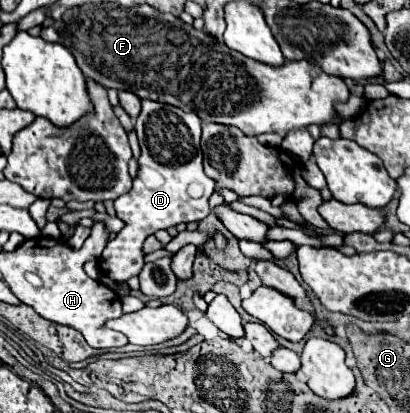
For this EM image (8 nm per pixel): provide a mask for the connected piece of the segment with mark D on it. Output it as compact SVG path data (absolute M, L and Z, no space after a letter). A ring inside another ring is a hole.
M143 100L135 130L141 144L139 174L131 192L115 200L115 212L127 226L105 246L99 260L101 272L115 282L129 280L141 272L145 264L143 242L149 234L179 222L203 220L209 214L207 200L215 192L215 182L203 172L199 148L201 118L197 114L185 114L177 106L165 106L163 102Z

